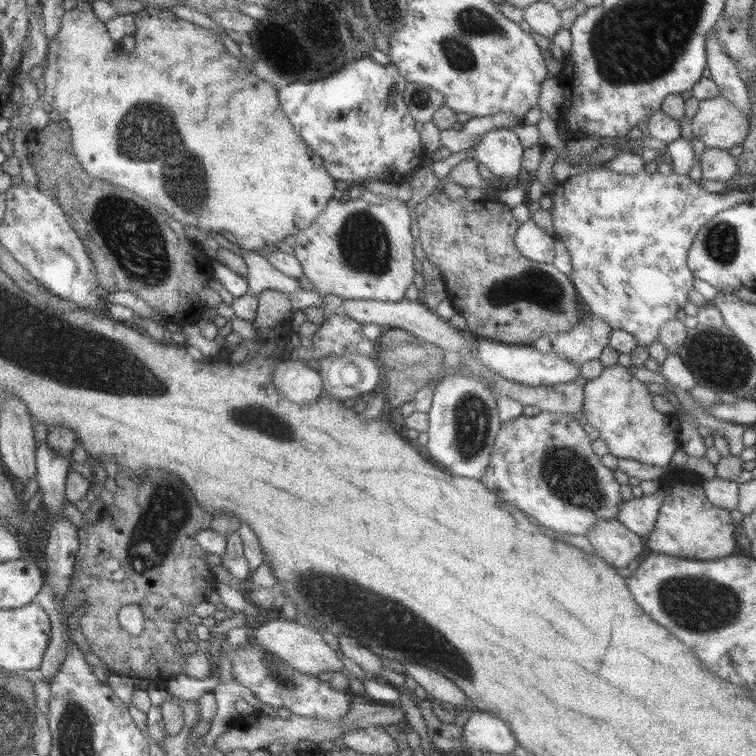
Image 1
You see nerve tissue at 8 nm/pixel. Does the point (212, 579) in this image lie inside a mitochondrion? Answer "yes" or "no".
no

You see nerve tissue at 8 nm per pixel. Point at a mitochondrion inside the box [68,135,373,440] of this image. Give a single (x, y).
(147, 260)

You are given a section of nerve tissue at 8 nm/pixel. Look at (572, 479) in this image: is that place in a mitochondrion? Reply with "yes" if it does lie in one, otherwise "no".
yes

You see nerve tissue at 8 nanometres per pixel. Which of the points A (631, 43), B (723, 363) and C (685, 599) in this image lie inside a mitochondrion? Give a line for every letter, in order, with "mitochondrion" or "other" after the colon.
A: mitochondrion
B: mitochondrion
C: mitochondrion

